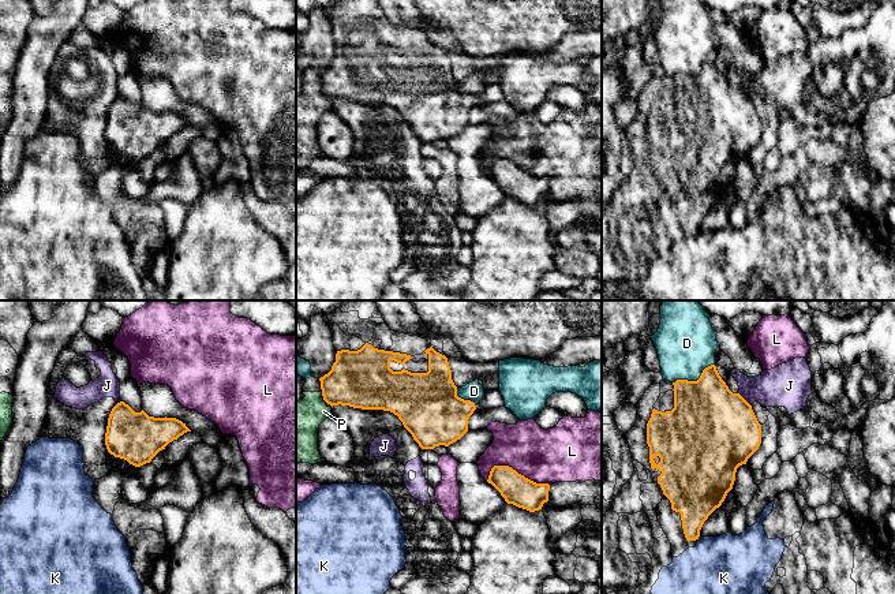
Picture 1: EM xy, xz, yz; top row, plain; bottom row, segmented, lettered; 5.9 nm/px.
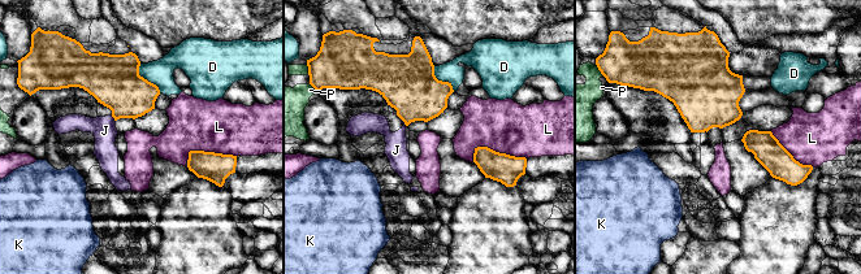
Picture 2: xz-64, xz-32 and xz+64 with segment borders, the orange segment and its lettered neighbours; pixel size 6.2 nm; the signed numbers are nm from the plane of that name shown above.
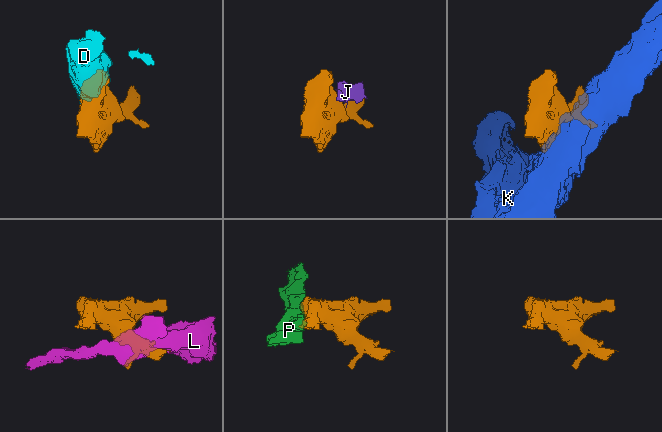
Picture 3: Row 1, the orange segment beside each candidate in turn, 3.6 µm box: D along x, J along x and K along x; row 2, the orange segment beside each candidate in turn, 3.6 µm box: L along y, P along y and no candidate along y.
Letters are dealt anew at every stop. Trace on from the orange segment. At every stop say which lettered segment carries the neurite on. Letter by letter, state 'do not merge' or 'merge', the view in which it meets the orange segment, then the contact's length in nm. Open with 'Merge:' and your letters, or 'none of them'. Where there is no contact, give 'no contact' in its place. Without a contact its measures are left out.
Merge: none of them
D: do not merge; meets orange in yz; contact 260 nm long
J: do not merge; meets orange in yz; contact 120 nm long
K: do not merge; meets orange in yz; contact 30 nm long
L: do not merge; meets orange in xz; contact 380 nm long
P: do not merge; meets orange in xz; contact 40 nm long

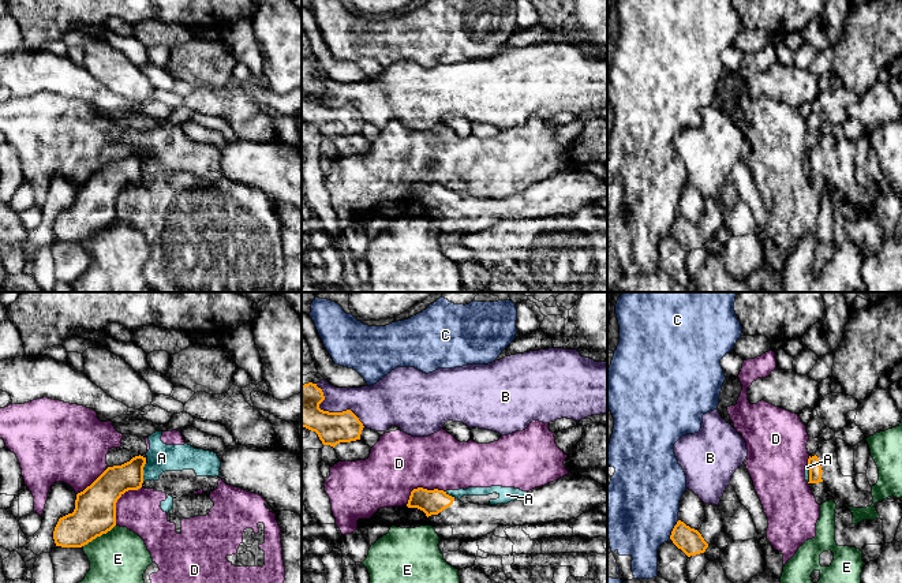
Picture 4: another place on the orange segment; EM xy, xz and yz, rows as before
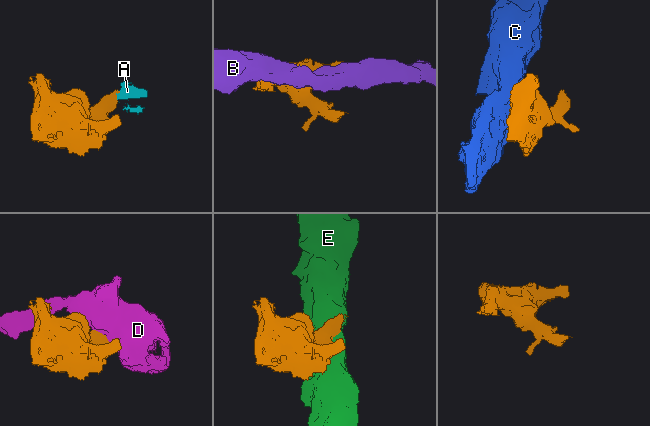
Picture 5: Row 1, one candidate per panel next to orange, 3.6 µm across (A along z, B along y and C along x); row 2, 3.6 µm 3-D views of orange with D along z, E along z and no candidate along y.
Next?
Merge: none of them
A: do not merge; meets orange in xy; contact 110 nm long
B: do not merge; meets orange in xz; contact 380 nm long
C: do not merge; meets orange in yz; contact 130 nm long
D: do not merge; meets orange in xy; contact 280 nm long
E: do not merge; meets orange in xy; contact 240 nm long

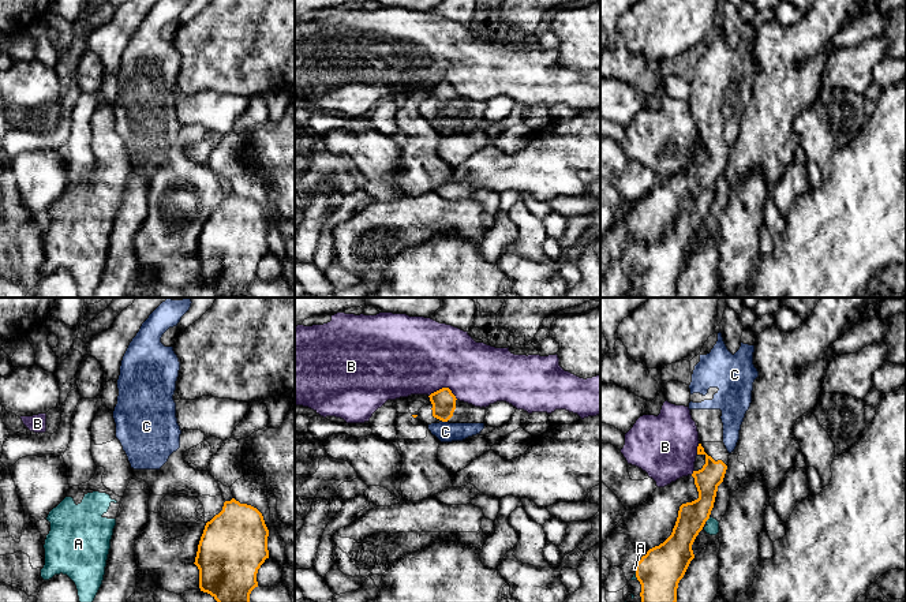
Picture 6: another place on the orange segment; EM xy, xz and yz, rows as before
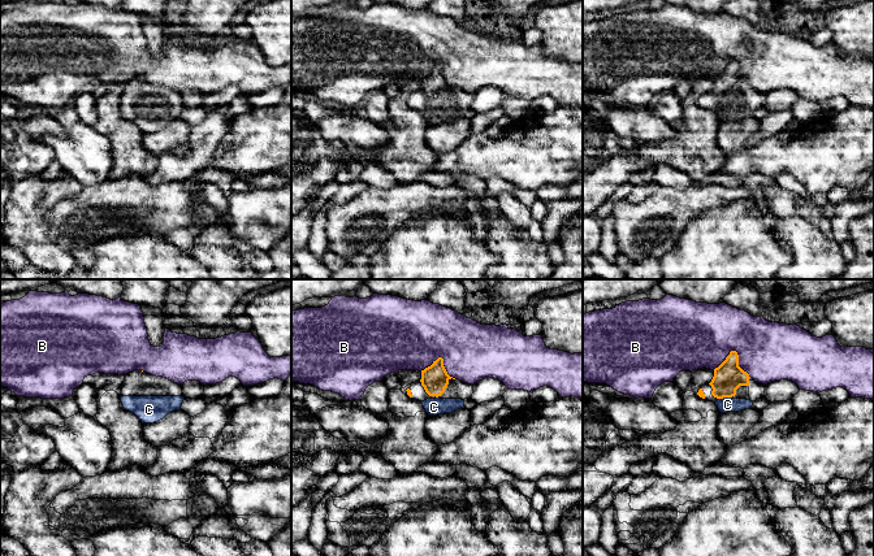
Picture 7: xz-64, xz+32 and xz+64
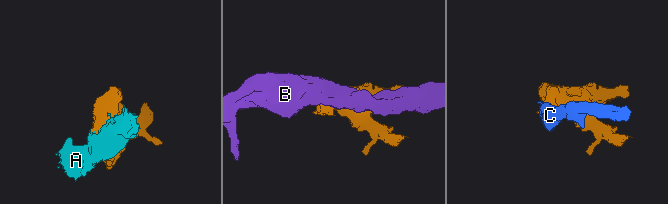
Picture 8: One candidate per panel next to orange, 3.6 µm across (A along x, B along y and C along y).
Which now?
Merge: C
A: do not merge; meets orange in yz; contact 40 nm long
B: do not merge; meets orange in xz; contact 180 nm long
C: merge; meets orange in xz; contact 30 nm long

